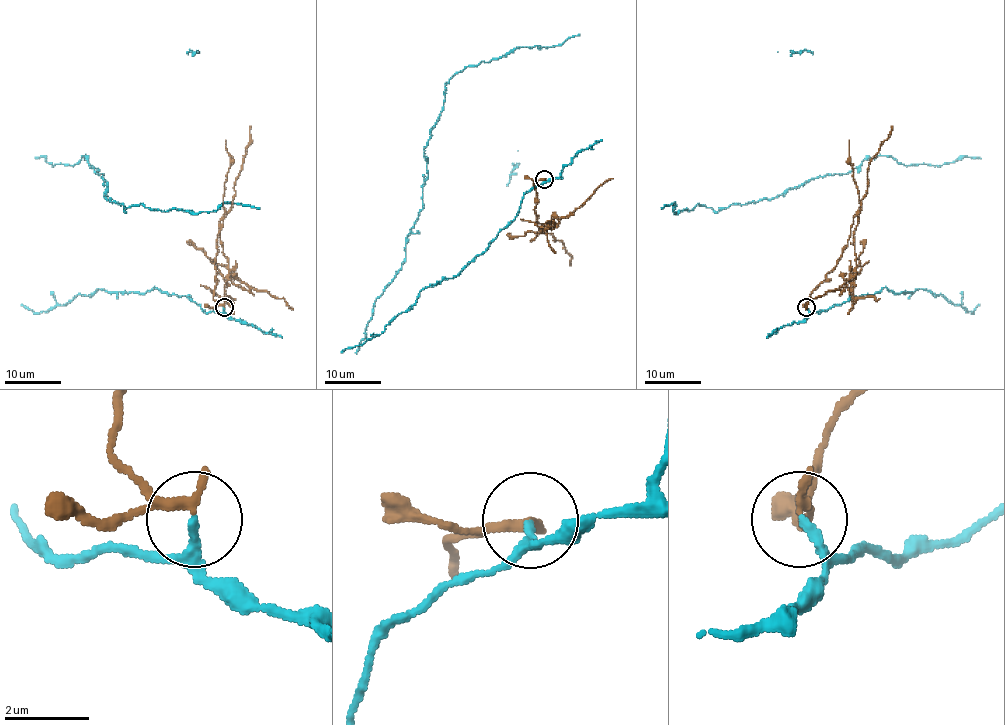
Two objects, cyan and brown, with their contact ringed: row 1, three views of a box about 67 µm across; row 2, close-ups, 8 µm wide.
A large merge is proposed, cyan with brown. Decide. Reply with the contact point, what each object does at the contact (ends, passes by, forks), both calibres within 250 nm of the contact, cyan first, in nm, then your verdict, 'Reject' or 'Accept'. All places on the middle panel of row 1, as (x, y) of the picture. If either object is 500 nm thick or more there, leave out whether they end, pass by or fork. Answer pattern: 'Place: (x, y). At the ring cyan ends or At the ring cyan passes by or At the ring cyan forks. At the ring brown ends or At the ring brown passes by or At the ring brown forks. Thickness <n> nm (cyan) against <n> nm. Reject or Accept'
Place: (544, 179). At the ring cyan ends. At the ring brown passes by. Thickness 200 nm (cyan) against 190 nm. Reject

